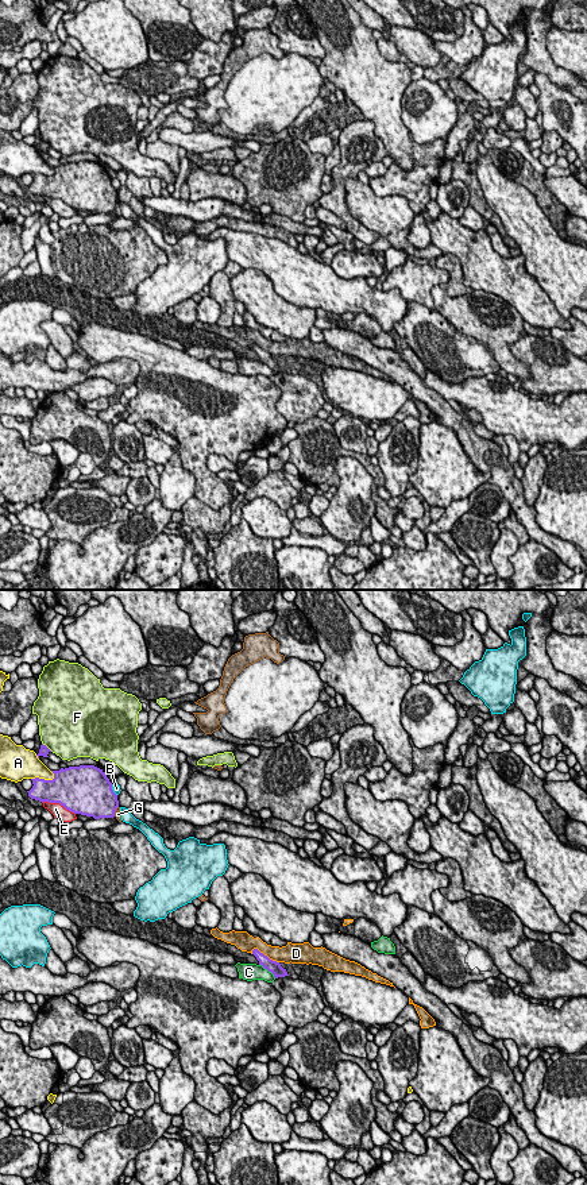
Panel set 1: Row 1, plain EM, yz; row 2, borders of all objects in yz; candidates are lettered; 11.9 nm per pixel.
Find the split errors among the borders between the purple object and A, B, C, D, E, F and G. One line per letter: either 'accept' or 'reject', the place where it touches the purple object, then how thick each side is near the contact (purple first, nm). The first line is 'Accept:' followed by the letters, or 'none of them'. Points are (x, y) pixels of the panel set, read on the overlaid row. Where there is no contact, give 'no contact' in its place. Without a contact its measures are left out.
Accept: none of them
A: reject; contact yz (43, 779); calibres 320 and 320 nm
B: reject; contact yz (112, 790); calibres 500 and 100 nm
C: reject; contact yz (267, 969); calibres 140 and 200 nm
D: reject; contact yz (263, 954); calibres 140 and 200 nm
E: reject; contact yz (58, 802); calibres 500 and 160 nm
F: reject; contact yz (46, 747); calibres 120 and 500 nm
G: reject; contact yz (115, 810); calibres 420 and 70 nm

